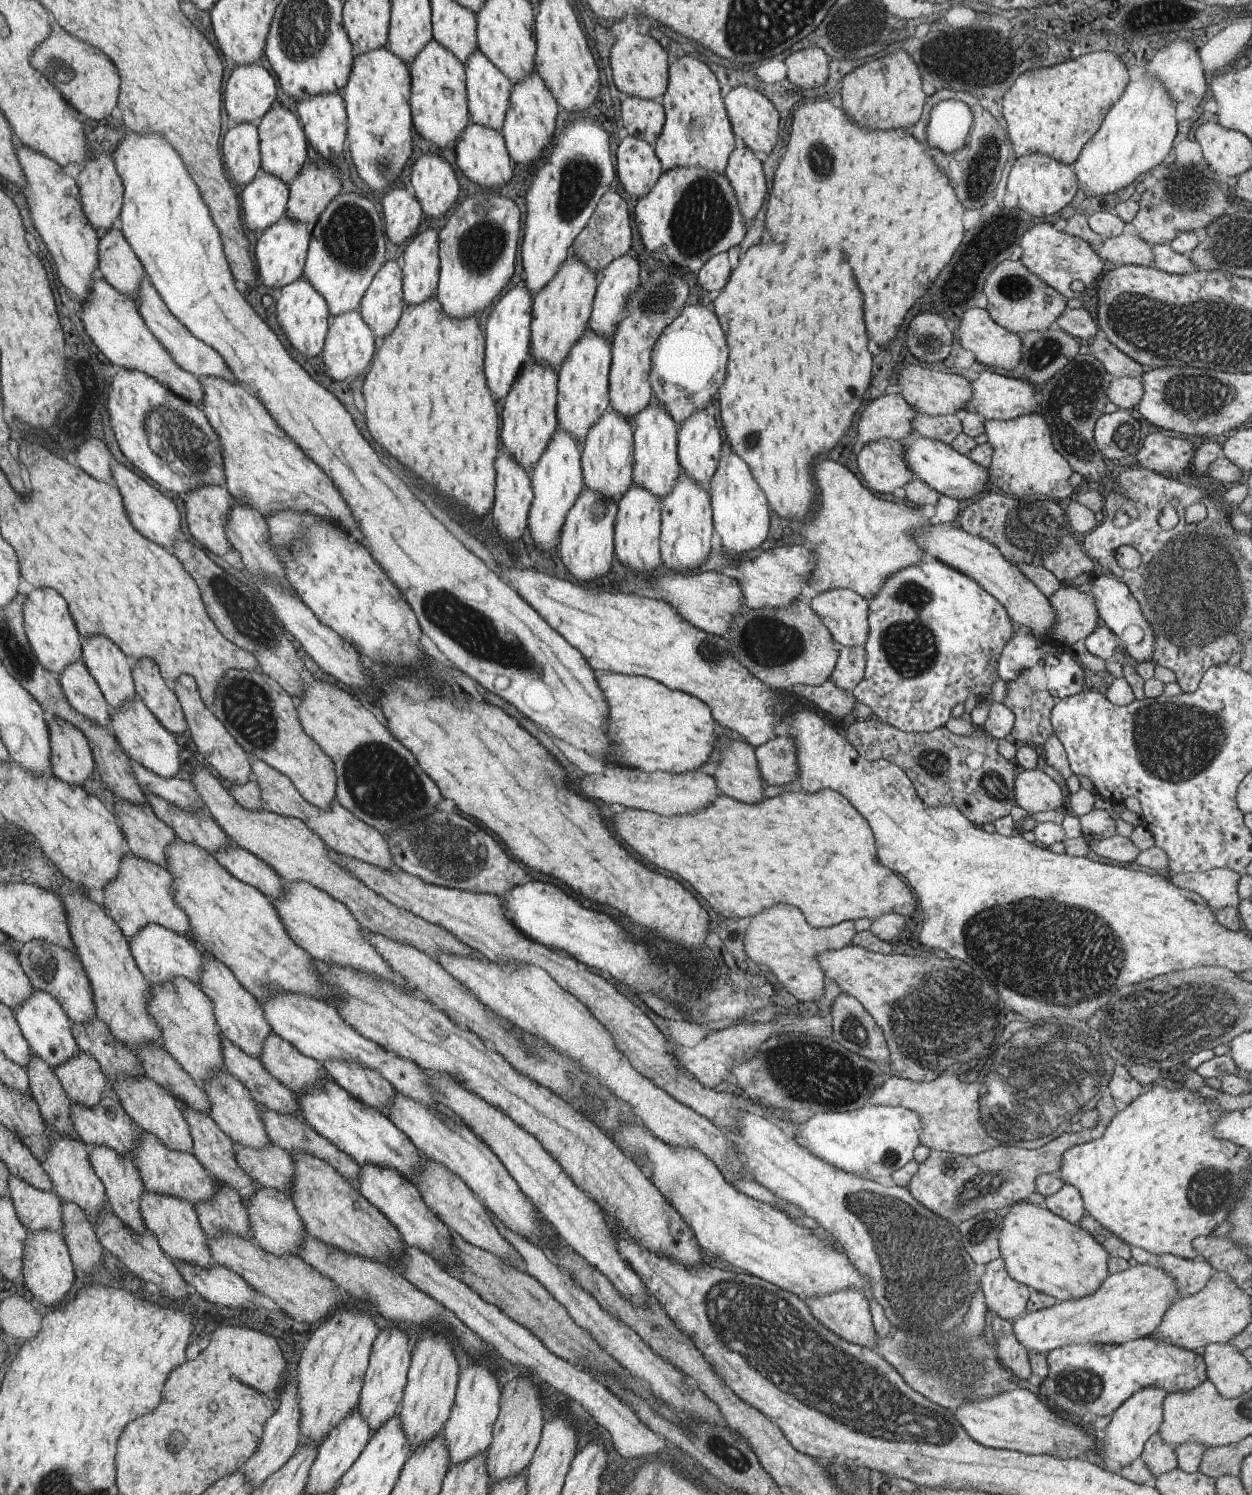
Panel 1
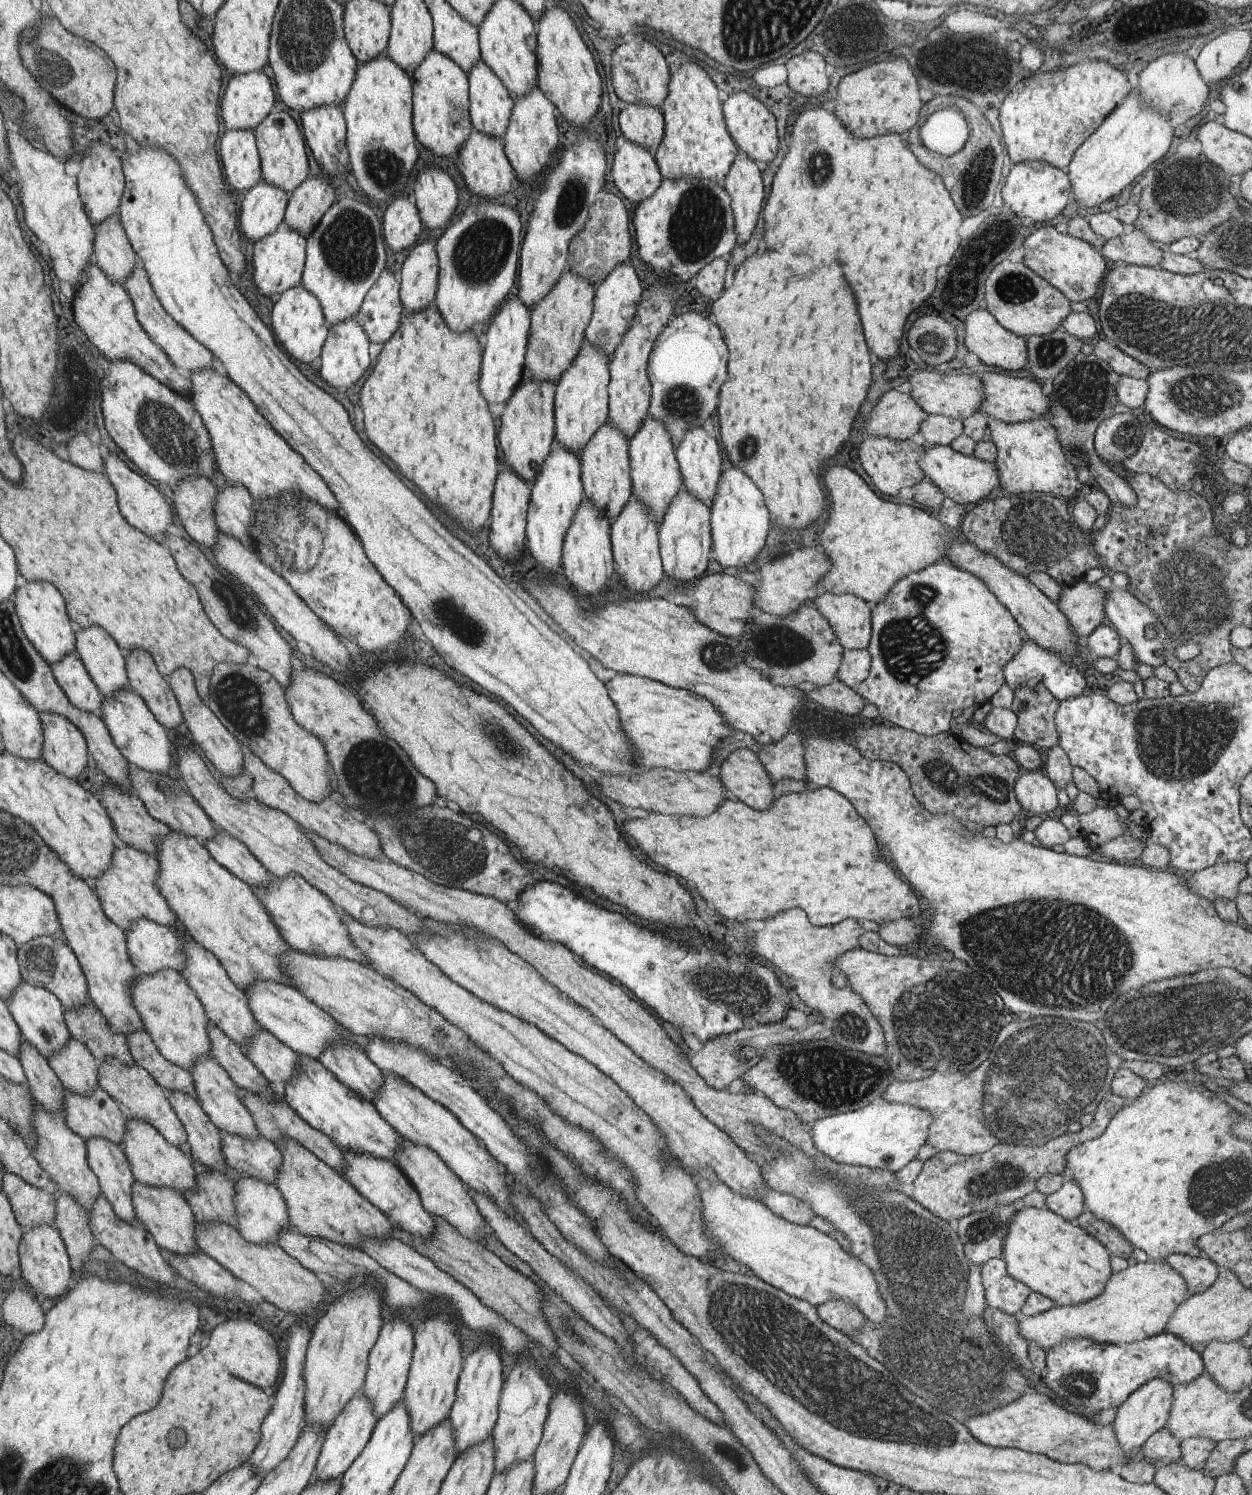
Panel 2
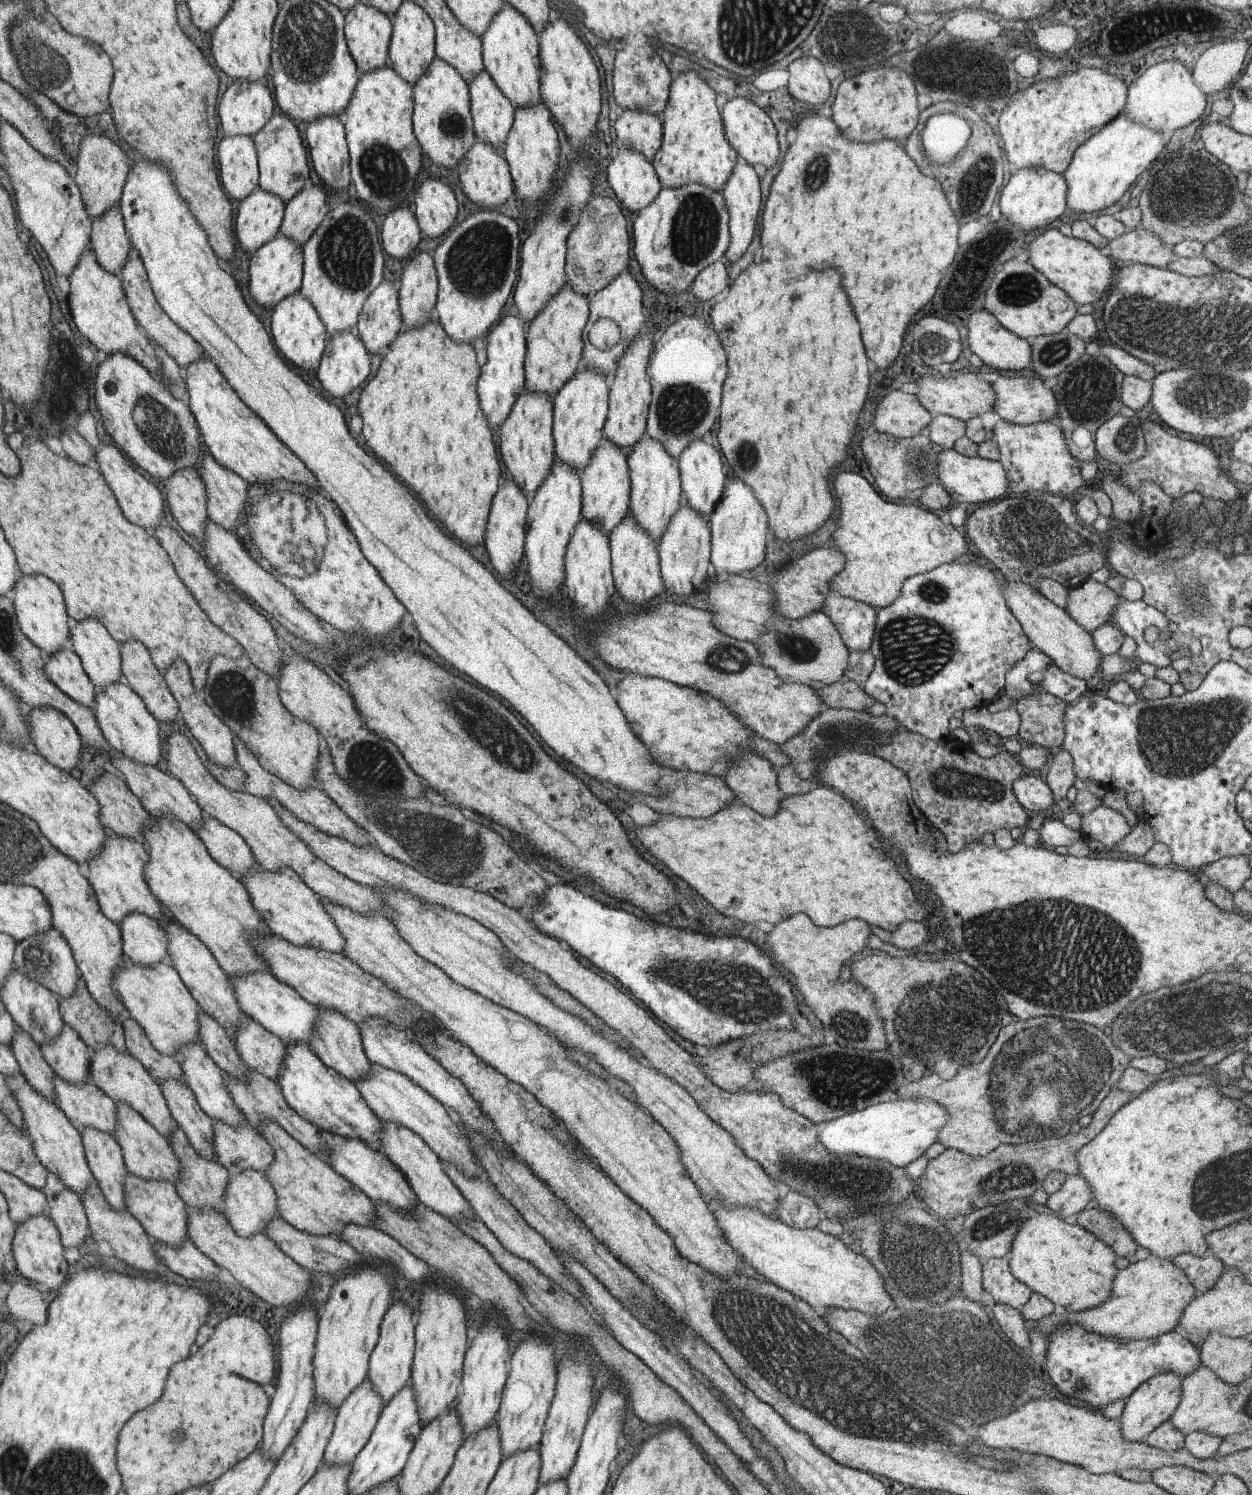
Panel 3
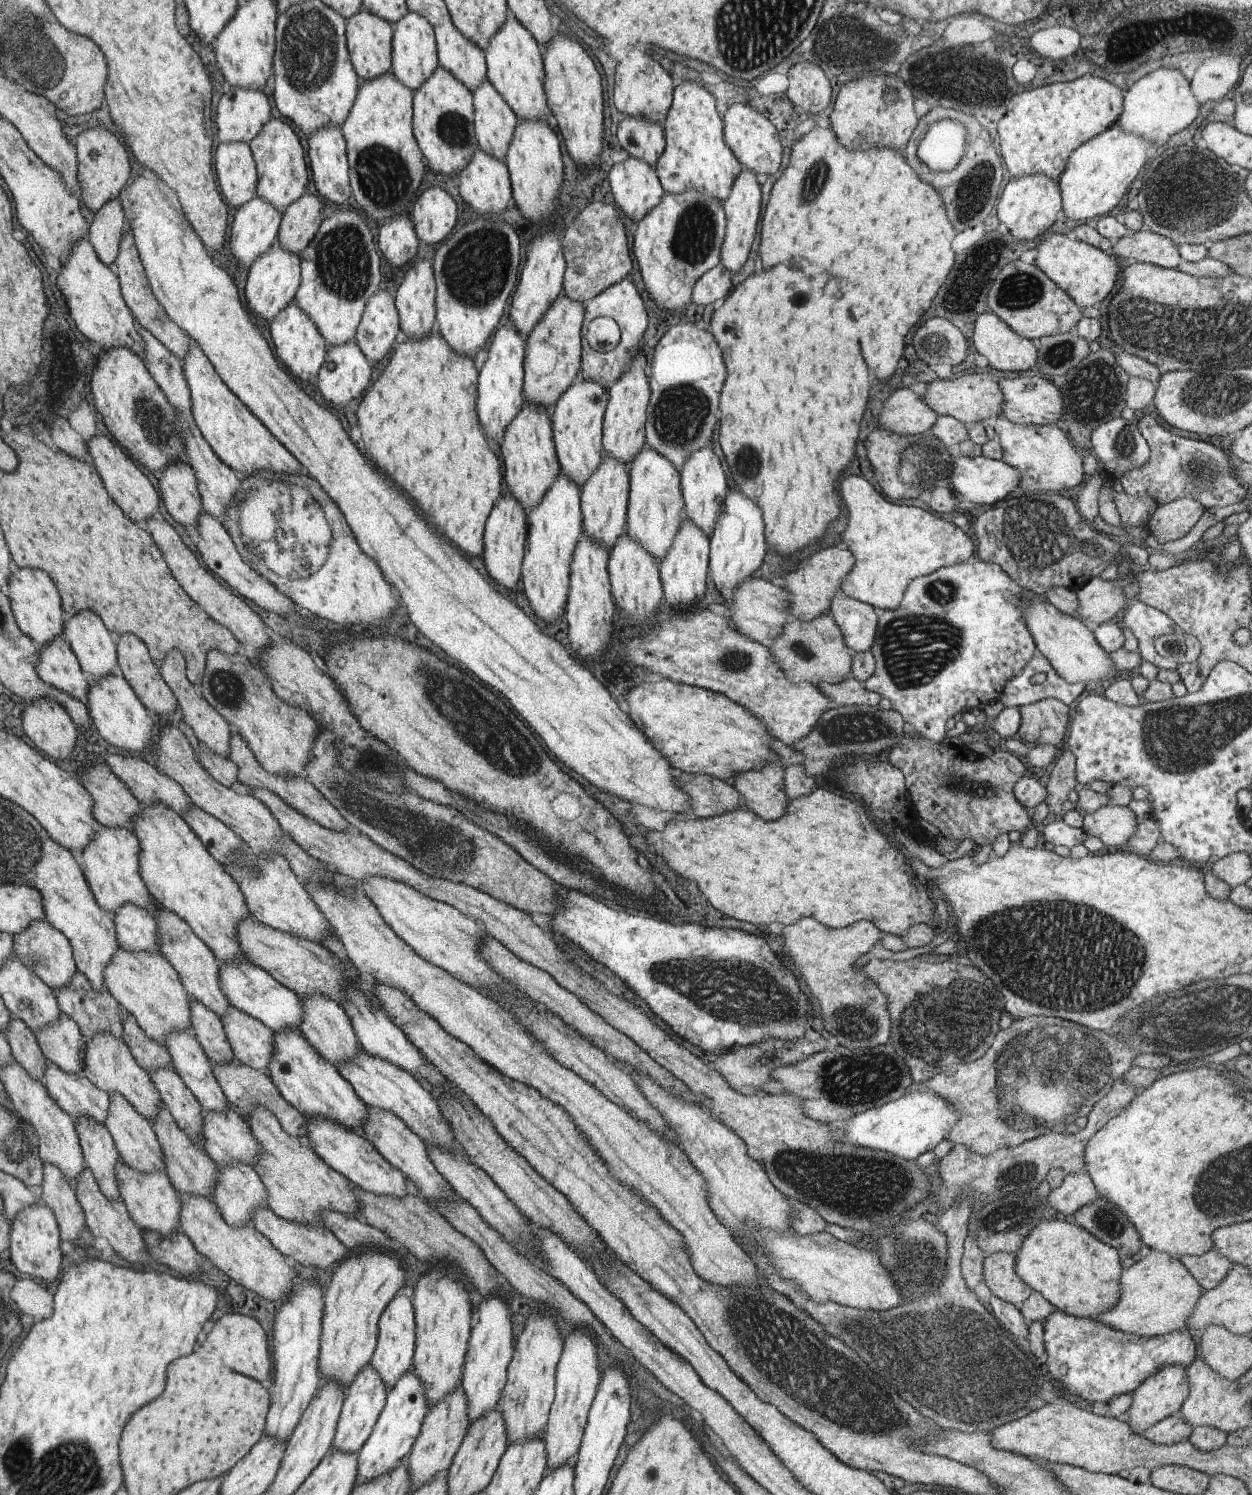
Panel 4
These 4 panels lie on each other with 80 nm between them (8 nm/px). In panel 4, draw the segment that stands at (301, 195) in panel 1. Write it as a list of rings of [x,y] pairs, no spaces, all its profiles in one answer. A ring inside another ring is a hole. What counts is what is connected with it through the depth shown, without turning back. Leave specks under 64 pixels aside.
[[[310,190],[283,211],[278,243],[288,253],[300,256],[312,242],[321,222],[319,196]]]

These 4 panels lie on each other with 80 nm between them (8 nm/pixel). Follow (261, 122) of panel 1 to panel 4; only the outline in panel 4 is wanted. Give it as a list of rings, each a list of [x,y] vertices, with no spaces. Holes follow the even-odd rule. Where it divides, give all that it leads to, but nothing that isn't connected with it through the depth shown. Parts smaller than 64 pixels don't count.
[[[272,118],[264,124],[258,135],[250,140],[249,145],[258,175],[256,195],[275,209],[285,211],[291,203],[303,196],[303,190],[307,184],[305,154],[301,150],[301,144],[299,144],[293,128],[279,118]]]

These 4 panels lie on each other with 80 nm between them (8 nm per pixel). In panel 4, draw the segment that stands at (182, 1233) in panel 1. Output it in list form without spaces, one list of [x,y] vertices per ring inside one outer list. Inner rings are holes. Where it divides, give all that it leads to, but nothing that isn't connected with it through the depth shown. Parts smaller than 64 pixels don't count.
[[[119,1160],[119,1163],[115,1163],[114,1173],[117,1177],[118,1196],[140,1230],[155,1231],[161,1236],[177,1231],[181,1198],[169,1183],[165,1170],[142,1173]]]

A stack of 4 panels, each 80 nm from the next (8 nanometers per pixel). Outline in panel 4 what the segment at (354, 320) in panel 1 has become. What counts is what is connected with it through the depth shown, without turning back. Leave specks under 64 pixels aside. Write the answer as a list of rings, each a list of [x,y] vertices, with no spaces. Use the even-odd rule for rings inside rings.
[[[354,341],[328,347],[327,360],[315,380],[323,400],[331,406],[341,406],[361,396],[371,374],[367,361]]]

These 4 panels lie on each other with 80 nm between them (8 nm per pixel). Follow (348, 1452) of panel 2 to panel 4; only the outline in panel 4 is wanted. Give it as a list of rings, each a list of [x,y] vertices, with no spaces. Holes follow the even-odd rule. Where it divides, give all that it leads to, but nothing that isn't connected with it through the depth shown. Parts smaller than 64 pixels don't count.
[[[371,1365],[363,1367],[358,1375],[355,1375],[353,1384],[345,1388],[345,1400],[342,1403],[341,1414],[338,1415],[331,1449],[357,1453],[369,1438],[370,1432],[385,1406],[387,1394],[389,1394],[389,1389],[386,1388],[375,1368]]]

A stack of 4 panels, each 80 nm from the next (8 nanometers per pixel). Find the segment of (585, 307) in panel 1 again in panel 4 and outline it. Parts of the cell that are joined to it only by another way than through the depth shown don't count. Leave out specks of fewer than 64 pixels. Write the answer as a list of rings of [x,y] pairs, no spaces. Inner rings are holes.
[[[559,295],[539,324],[529,332],[525,340],[525,358],[522,360],[525,370],[522,392],[527,403],[540,405],[550,412],[559,398],[571,388],[571,382],[579,372],[579,356],[582,356],[579,330],[582,330],[583,315],[581,303]]]

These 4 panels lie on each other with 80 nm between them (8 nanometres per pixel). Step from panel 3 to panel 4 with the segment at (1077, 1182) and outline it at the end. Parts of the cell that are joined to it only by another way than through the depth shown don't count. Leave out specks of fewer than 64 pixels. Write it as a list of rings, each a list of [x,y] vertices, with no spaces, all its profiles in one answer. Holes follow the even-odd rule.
[[[1087,1171],[1066,1173],[1061,1184],[1050,1190],[1046,1203],[1053,1206],[1060,1214],[1074,1214],[1084,1204],[1095,1200],[1098,1195]]]

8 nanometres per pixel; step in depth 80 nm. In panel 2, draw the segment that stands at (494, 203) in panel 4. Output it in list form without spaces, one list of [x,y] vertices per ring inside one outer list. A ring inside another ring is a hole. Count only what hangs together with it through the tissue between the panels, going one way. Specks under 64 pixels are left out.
[[[472,128],[470,136],[458,152],[457,157],[459,158],[457,169],[467,188],[473,192],[473,198],[497,198],[497,196],[503,196],[503,194],[515,190],[517,180],[513,176],[514,170],[511,170],[511,166],[509,166],[510,161],[506,159],[502,141],[499,139],[481,134]]]

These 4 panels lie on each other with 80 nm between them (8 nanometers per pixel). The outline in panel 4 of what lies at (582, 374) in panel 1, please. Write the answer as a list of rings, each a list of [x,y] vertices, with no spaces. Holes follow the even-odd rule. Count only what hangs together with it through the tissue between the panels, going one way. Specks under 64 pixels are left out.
[[[576,381],[563,394],[549,412],[553,425],[555,452],[562,467],[563,476],[580,489],[586,480],[598,470],[601,462],[601,420],[605,418],[607,394],[597,383]]]

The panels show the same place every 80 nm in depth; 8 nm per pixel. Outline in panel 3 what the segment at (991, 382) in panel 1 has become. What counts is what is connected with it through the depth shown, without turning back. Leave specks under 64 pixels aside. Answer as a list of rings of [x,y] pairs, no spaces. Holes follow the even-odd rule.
[[[1000,376],[990,384],[994,392],[993,411],[1001,420],[1016,425],[1030,425],[1055,420],[1056,400],[1053,391],[1045,388],[1038,376]]]

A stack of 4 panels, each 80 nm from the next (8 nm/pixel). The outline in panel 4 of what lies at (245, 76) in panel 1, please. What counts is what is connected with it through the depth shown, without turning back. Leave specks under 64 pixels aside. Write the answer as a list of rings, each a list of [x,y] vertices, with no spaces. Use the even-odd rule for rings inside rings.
[[[227,87],[215,105],[216,140],[219,143],[248,143],[269,122],[269,100],[261,90]]]

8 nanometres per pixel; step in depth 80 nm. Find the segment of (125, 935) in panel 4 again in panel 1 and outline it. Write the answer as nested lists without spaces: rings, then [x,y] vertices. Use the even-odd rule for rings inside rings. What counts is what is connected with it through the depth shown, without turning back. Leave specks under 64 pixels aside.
[[[146,924],[129,940],[129,947],[134,957],[134,963],[147,982],[170,983],[171,979],[183,977],[196,984],[201,979],[201,970],[203,968],[201,949],[191,938],[174,933],[163,925]]]

